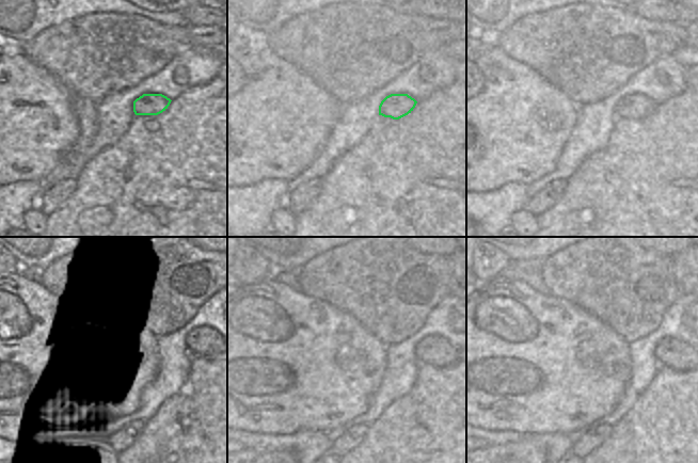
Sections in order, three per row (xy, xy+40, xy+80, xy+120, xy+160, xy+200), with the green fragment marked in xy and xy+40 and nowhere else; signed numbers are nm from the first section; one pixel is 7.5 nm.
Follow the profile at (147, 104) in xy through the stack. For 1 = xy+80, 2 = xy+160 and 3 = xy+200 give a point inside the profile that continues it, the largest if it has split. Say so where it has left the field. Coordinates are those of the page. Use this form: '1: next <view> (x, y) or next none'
1: next xy+80 (636, 106)
2: next xy+160 (435, 350)
3: next xy+200 (670, 351)

